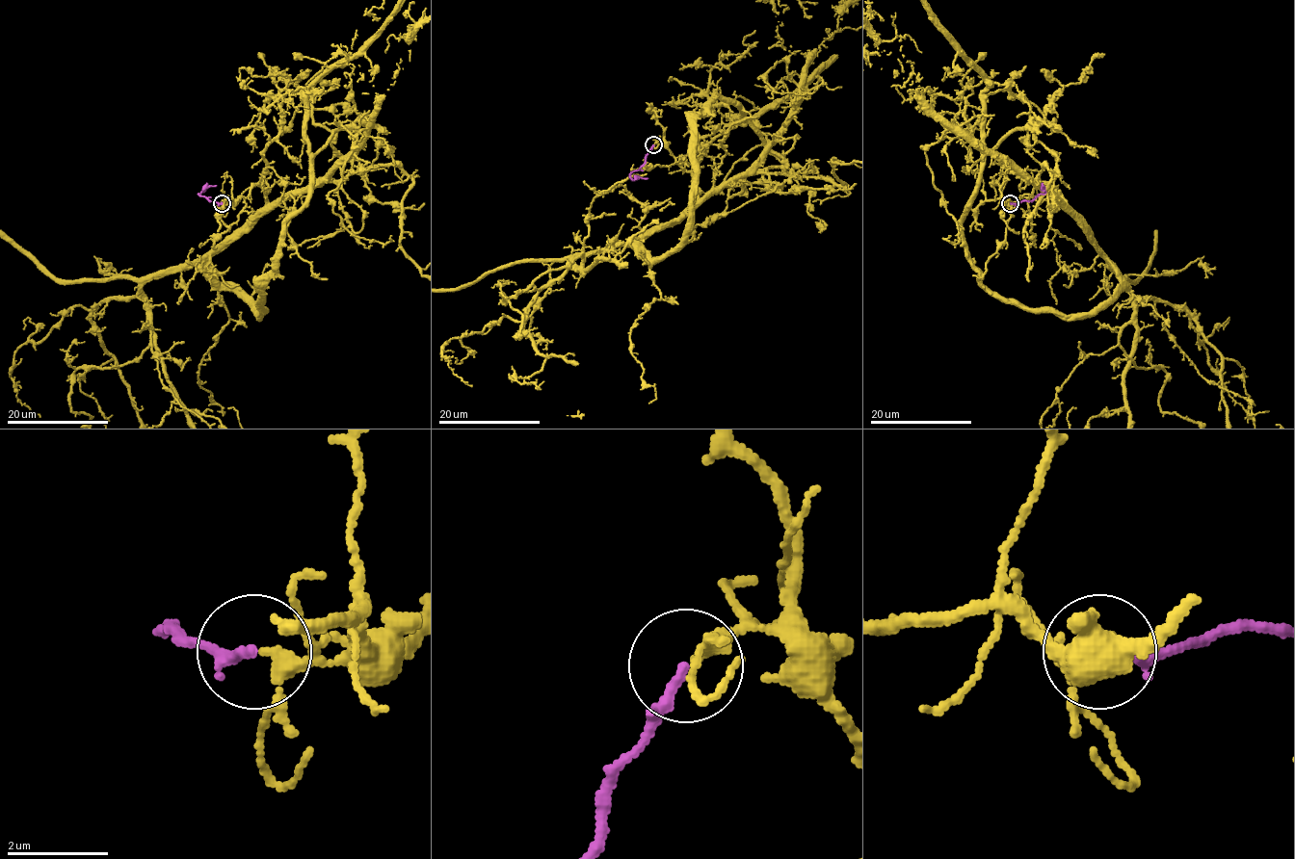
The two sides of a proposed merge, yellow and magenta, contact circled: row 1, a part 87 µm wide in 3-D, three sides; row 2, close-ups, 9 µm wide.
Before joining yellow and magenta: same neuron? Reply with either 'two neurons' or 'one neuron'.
one neuron

